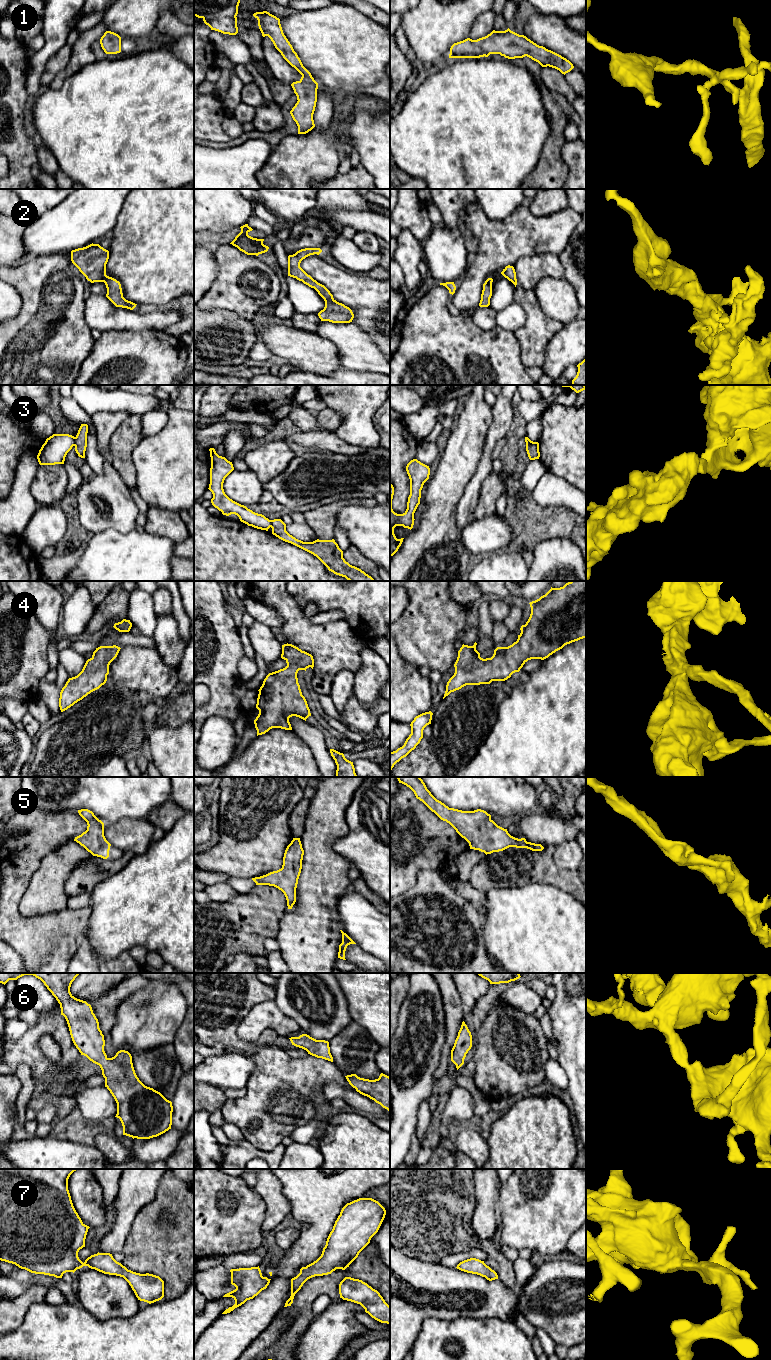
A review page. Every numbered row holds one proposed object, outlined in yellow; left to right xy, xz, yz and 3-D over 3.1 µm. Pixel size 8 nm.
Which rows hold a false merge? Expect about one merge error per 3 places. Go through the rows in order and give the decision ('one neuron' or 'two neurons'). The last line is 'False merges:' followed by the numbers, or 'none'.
1: one neuron
2: one neuron
3: two neurons
4: one neuron
5: one neuron
6: one neuron
7: one neuron
False merges: 3

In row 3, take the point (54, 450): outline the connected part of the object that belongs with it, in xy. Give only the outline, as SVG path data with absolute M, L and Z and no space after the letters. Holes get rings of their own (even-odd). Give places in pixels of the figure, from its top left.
M53 434L42 445L37 459L40 465L64 464L67 453L75 445L75 437L69 434Z

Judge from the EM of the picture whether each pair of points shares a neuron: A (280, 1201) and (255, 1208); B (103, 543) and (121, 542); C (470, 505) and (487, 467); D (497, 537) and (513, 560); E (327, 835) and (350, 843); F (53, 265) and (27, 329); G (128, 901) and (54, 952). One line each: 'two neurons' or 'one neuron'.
A: two neurons
B: one neuron
C: one neuron
D: two neurons
E: two neurons
F: one neuron
G: two neurons

